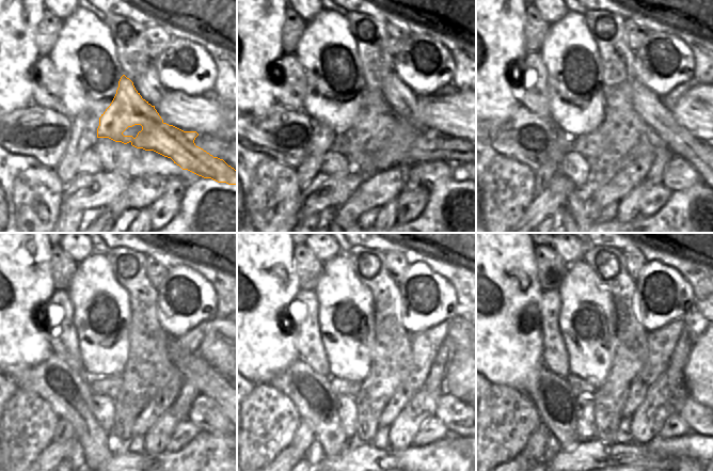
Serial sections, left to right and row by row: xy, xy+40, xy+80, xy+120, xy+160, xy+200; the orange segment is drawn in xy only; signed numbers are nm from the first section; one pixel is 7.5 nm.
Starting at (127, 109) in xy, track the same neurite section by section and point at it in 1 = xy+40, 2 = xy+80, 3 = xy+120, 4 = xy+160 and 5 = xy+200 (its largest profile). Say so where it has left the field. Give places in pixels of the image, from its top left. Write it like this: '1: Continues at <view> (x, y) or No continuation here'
1: Continues at xy+40 (422, 150)
2: Continues at xy+80 (590, 146)
3: Continues at xy+120 (110, 386)
4: Continues at xy+160 (341, 387)
5: Continues at xy+200 (580, 387).

